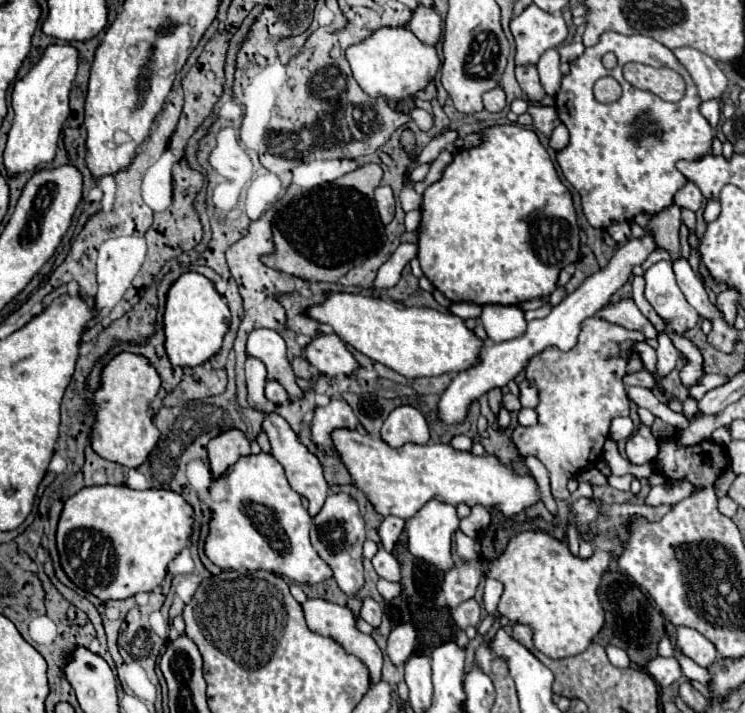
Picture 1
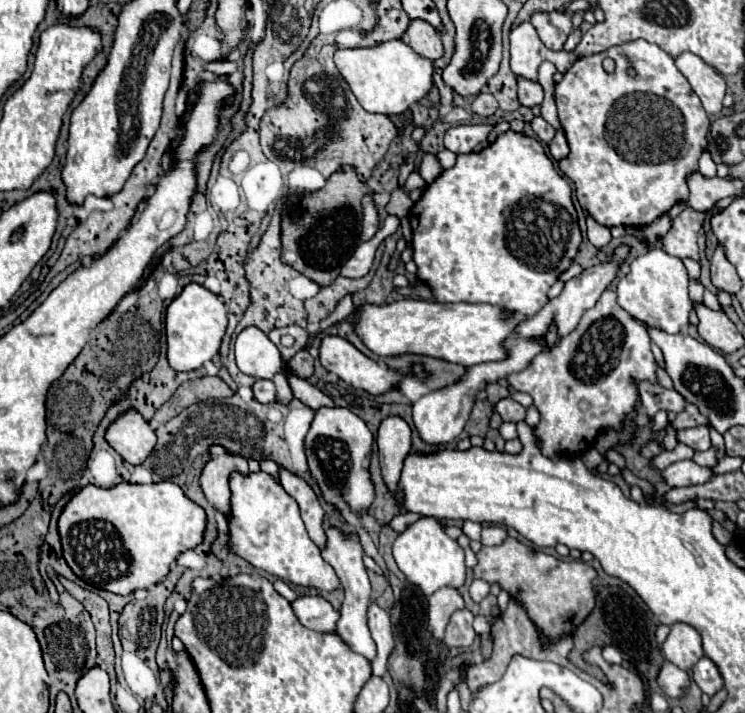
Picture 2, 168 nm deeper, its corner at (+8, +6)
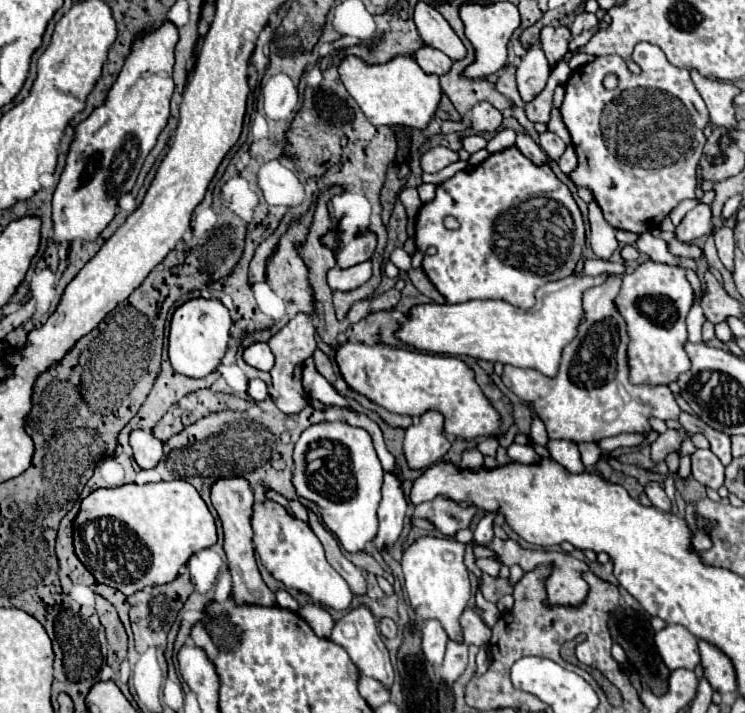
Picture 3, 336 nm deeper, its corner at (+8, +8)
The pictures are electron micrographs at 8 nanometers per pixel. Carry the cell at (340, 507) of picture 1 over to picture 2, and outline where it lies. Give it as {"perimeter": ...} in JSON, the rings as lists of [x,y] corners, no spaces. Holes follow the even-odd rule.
{"perimeter":[[[327,528],[329,530],[329,550],[323,550],[323,558],[333,566],[333,570],[337,572],[341,586],[345,590],[345,600],[341,606],[341,616],[337,620],[337,636],[341,636],[341,640],[357,654],[365,656],[369,662],[373,662],[377,650],[375,650],[375,642],[369,634],[367,628],[367,606],[369,606],[369,598],[371,598],[371,584],[367,578],[367,570],[363,566],[363,550],[359,546],[357,536],[353,538],[345,538],[337,528]]]}

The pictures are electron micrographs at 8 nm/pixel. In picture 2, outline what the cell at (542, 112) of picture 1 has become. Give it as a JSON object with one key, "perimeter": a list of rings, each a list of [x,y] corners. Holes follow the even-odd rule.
{"perimeter":[[[537,116],[537,118],[533,118],[533,122],[531,122],[531,128],[533,128],[533,132],[545,142],[545,144],[549,144],[551,140],[553,140],[553,136],[555,136],[555,130],[553,130],[553,126],[549,126],[541,116]]]}

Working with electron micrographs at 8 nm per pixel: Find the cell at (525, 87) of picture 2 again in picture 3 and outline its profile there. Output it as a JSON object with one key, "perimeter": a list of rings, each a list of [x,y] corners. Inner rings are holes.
{"perimeter":[[[561,66],[561,70],[555,68],[545,90],[541,90],[529,104],[525,104],[525,112],[531,122],[549,122],[549,112],[553,106],[553,90],[557,82],[565,82],[565,66]]]}

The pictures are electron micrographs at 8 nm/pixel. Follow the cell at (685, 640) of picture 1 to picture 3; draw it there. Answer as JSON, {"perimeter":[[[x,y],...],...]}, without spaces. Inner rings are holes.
{"perimeter":[[[669,624],[655,634],[655,646],[669,670],[695,670],[699,664],[697,638],[679,624]]]}

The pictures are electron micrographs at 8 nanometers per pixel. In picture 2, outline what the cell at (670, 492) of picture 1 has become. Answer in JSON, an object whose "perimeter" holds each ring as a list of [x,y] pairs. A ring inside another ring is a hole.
{"perimeter":[[[681,460],[663,470],[663,476],[669,486],[695,486],[709,482],[715,474],[711,468],[699,466],[693,460]]]}

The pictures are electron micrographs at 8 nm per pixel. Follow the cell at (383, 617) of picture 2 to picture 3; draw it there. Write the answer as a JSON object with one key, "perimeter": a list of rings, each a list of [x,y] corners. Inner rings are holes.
{"perimeter":[[[381,618],[379,620],[379,630],[381,630],[381,634],[385,638],[395,638],[399,634],[399,628],[397,628],[397,624],[391,618]]]}

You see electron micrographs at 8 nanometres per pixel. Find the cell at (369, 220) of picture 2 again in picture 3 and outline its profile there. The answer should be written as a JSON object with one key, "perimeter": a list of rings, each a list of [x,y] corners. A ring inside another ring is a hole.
{"perimeter":[[[371,230],[361,232],[359,236],[355,236],[349,244],[345,244],[337,252],[337,264],[341,268],[349,268],[353,264],[365,262],[365,260],[369,260],[373,256],[375,246],[377,246],[377,236]]]}

